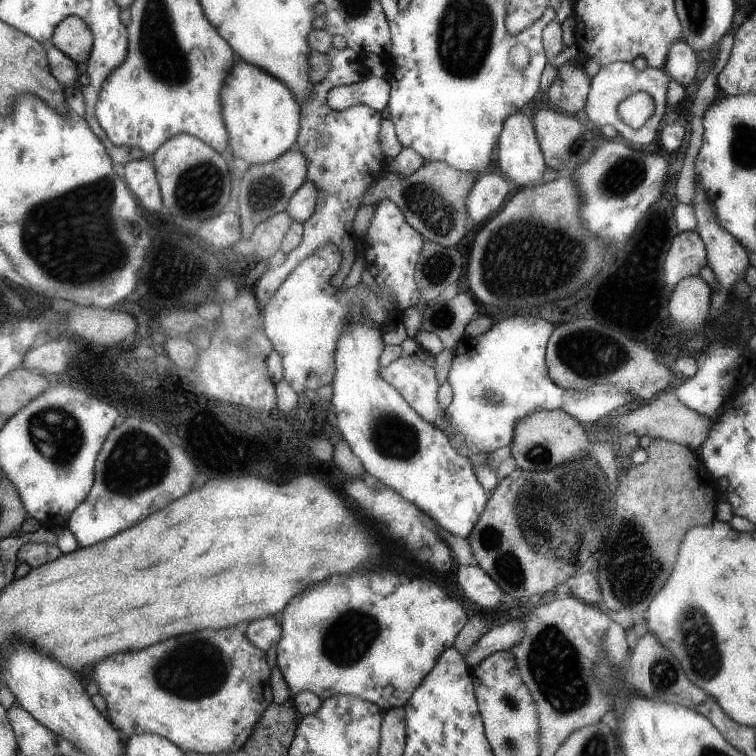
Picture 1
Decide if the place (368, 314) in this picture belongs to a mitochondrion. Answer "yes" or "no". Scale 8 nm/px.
no

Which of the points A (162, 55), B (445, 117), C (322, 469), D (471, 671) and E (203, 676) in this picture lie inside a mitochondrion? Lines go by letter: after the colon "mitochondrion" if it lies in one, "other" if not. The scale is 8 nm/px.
A: mitochondrion
B: other
C: other
D: other
E: mitochondrion

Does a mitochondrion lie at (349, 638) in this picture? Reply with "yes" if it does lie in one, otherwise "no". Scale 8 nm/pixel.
yes

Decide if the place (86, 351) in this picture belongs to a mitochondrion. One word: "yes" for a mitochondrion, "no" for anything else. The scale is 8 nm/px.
no

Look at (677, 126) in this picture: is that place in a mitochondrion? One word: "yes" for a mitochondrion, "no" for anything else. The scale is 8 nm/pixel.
no

